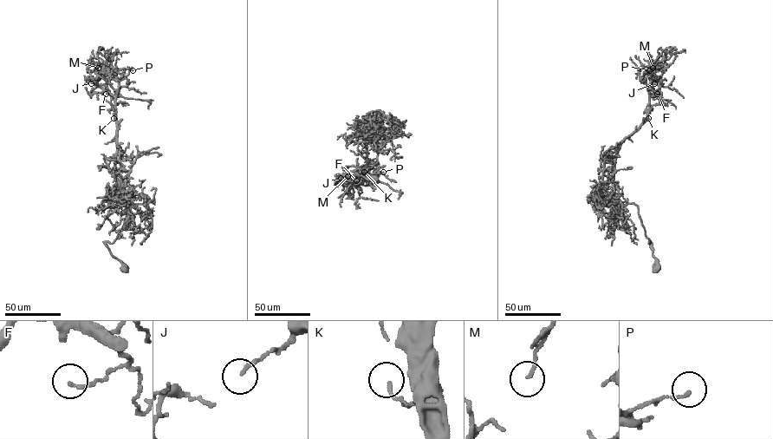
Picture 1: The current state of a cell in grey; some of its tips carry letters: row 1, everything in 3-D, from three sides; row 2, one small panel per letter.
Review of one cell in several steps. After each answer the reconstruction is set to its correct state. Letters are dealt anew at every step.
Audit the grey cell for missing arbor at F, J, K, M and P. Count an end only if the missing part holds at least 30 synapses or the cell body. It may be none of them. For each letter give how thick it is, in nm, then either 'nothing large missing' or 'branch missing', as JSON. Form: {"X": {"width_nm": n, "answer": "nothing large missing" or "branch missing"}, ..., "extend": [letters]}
{"F": {"width_nm": 120, "answer": "nothing large missing"}, "J": {"width_nm": 170, "answer": "nothing large missing"}, "K": {"width_nm": 130, "answer": "nothing large missing"}, "M": {"width_nm": 130, "answer": "nothing large missing"}, "P": {"width_nm": 130, "answer": "nothing large missing"}, "extend": []}

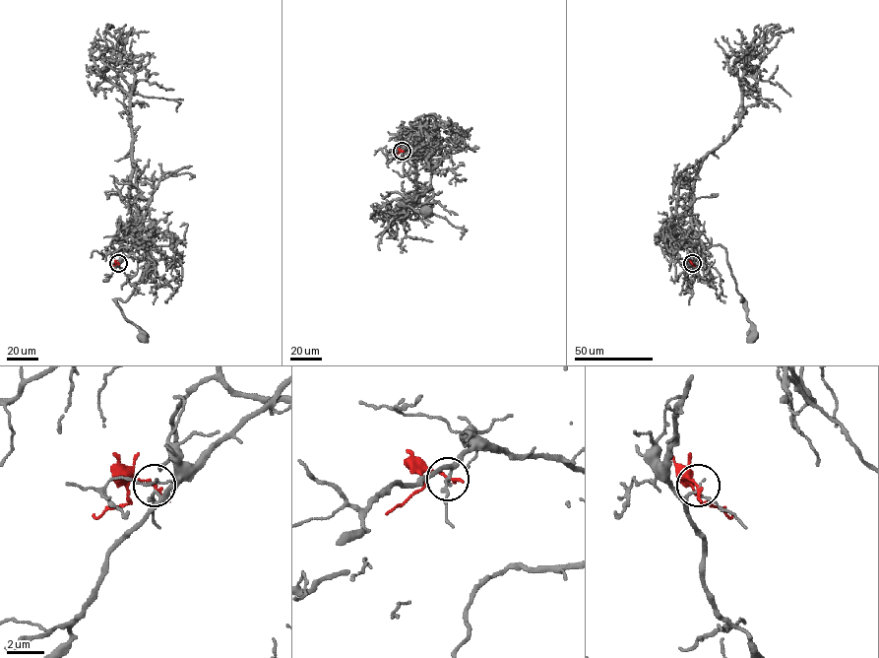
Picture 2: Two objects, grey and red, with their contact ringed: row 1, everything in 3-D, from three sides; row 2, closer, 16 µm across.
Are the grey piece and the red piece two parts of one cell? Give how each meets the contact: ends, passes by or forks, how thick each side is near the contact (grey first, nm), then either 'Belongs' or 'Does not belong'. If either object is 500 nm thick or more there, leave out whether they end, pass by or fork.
At the ring grey passes by. At the ring red ends. Thickness 140 nm (grey) against 170 nm. Does not belong

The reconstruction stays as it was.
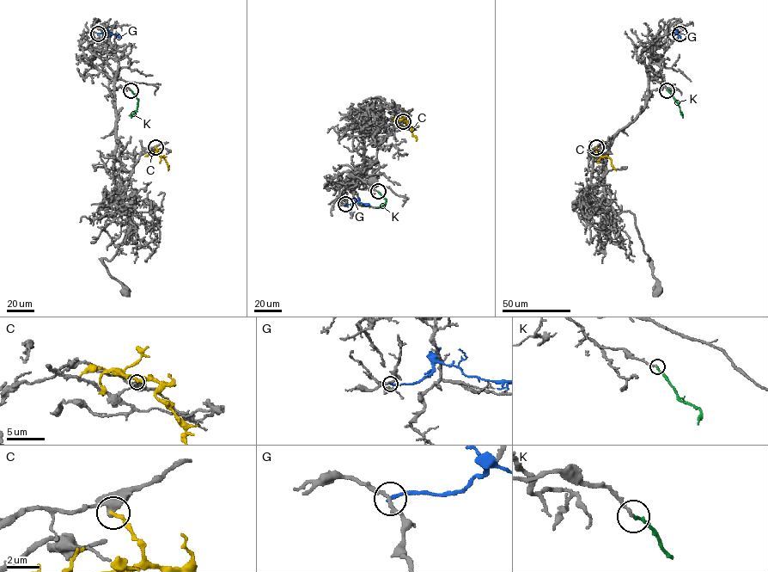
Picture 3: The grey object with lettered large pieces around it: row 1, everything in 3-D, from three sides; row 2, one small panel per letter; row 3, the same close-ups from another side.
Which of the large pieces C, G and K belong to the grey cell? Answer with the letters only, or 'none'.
K

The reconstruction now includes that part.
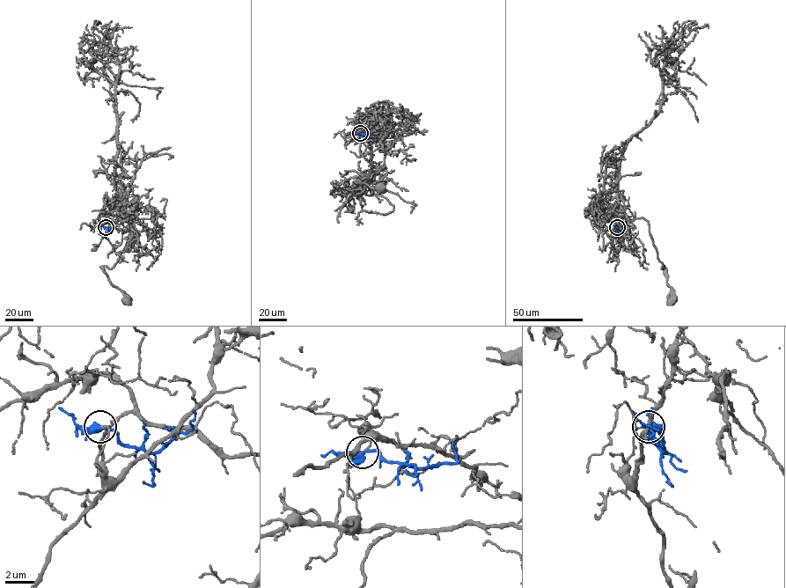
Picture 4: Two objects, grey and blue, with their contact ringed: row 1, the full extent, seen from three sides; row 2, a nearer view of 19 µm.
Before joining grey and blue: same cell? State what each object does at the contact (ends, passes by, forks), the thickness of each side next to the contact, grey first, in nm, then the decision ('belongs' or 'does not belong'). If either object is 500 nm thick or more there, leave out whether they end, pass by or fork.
grey ends there; blue passes by; 100 nm thick on the grey side, 440 nm on the other; does not belong

